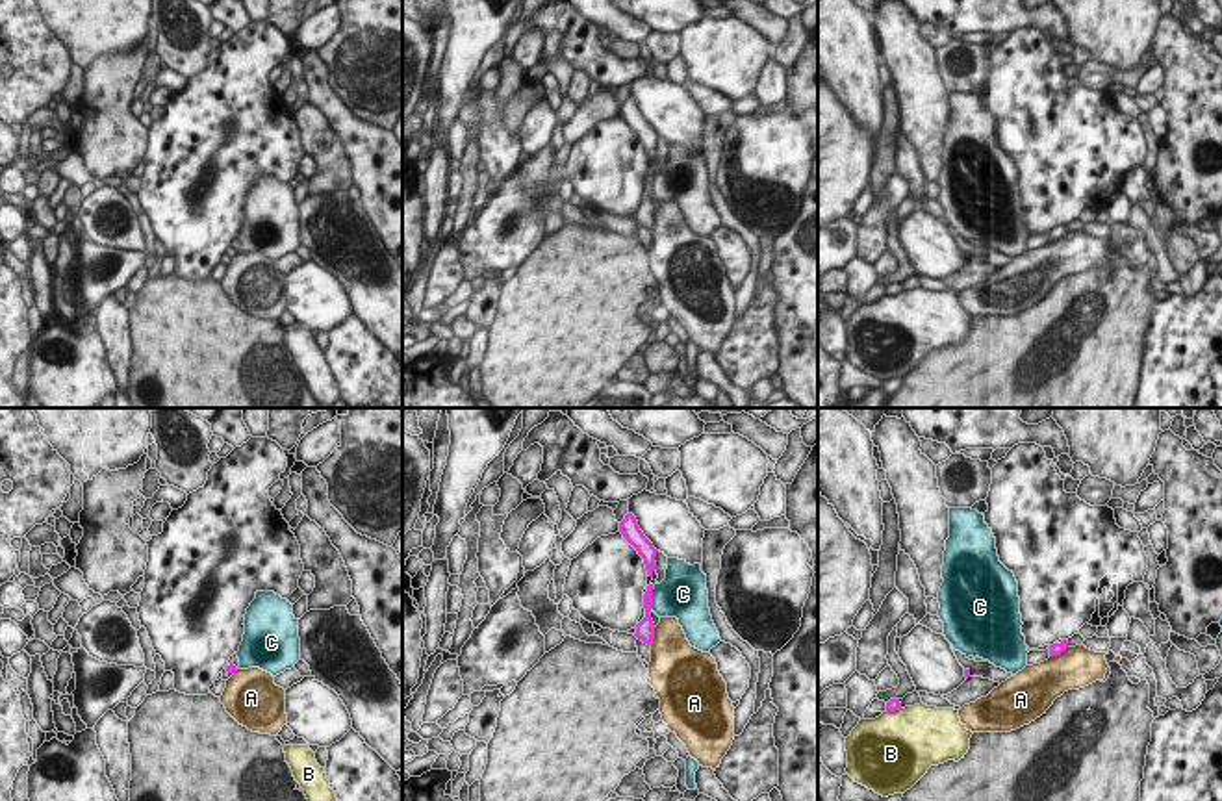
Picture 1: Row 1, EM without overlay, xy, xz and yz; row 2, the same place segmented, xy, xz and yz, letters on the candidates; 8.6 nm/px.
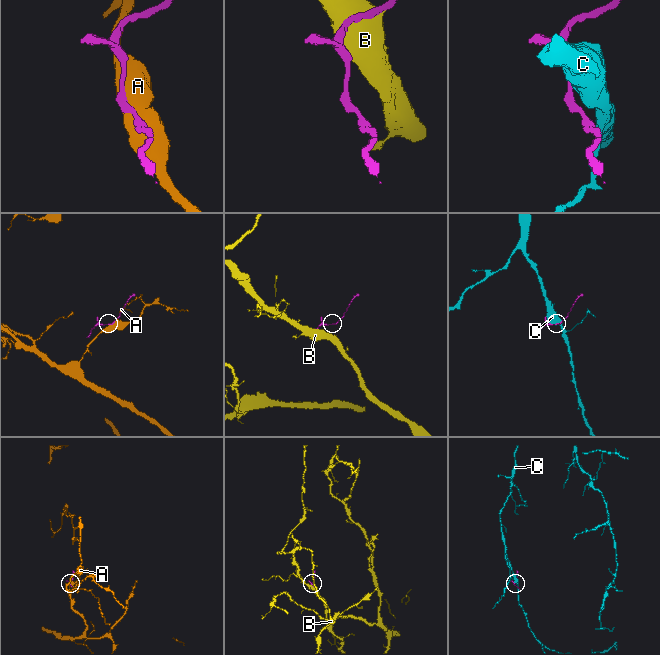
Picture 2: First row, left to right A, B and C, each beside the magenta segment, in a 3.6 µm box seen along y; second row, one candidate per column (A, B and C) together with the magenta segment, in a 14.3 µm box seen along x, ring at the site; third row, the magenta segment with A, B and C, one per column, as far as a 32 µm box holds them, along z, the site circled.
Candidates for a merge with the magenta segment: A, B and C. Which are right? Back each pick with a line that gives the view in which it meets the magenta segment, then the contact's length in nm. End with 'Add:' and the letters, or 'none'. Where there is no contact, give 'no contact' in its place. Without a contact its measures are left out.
Add: none

